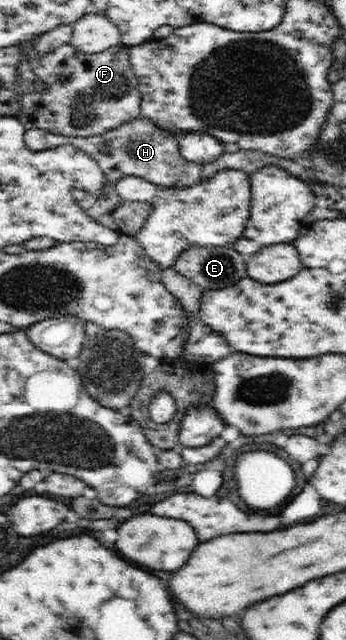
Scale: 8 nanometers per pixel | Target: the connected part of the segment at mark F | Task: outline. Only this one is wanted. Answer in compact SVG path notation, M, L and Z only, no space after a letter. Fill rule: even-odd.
M119 43L102 53L85 54L66 44L45 55L23 59L18 65L17 72L20 79L18 89L22 93L20 103L23 103L18 120L24 125L25 131L37 128L71 137L89 137L107 133L110 129L115 129L129 120L141 117L139 82L129 63L129 48ZM36 79L46 81L49 85L45 93L33 89Z

